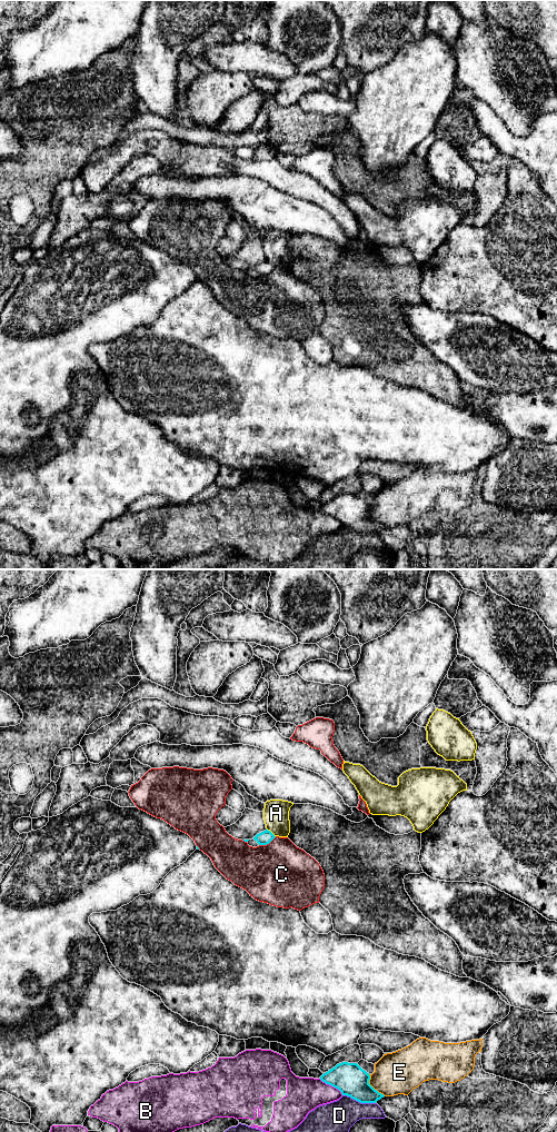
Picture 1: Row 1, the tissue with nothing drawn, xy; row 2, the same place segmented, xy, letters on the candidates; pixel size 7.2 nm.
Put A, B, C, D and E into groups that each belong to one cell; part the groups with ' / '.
A / B E / C / D

